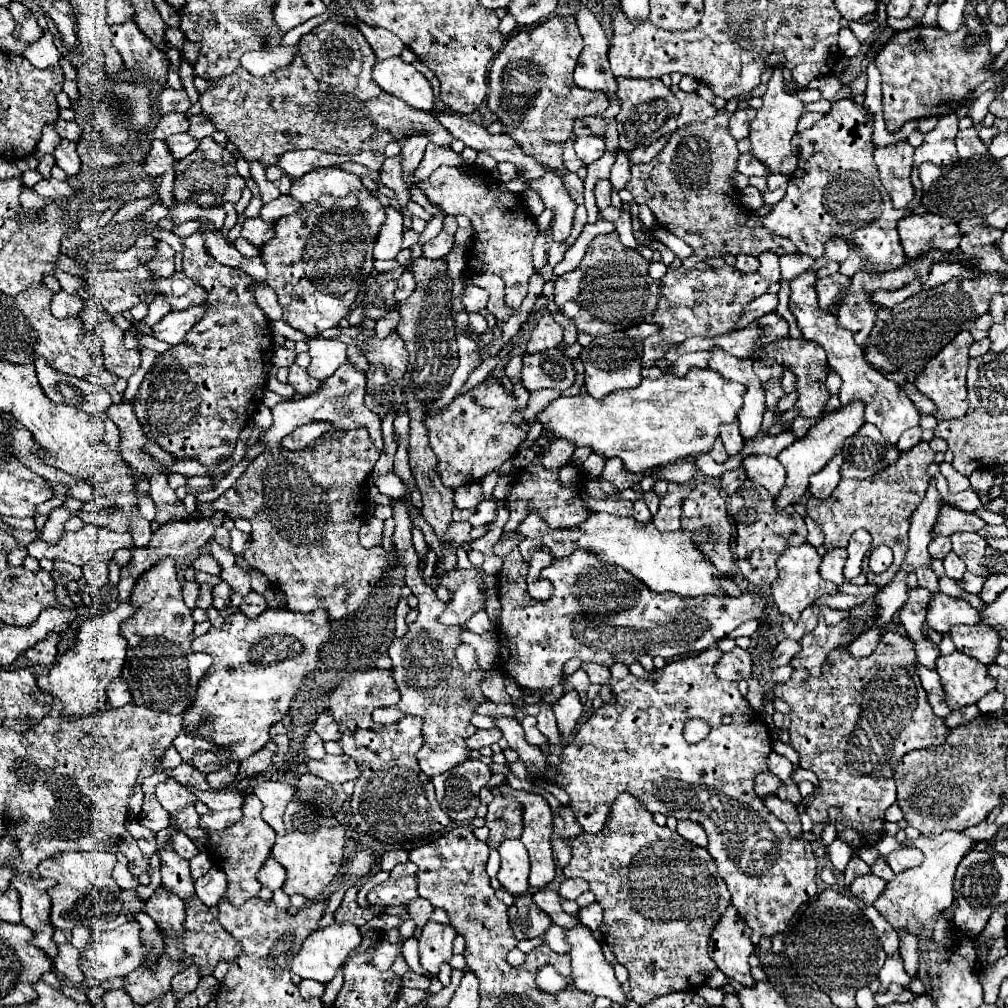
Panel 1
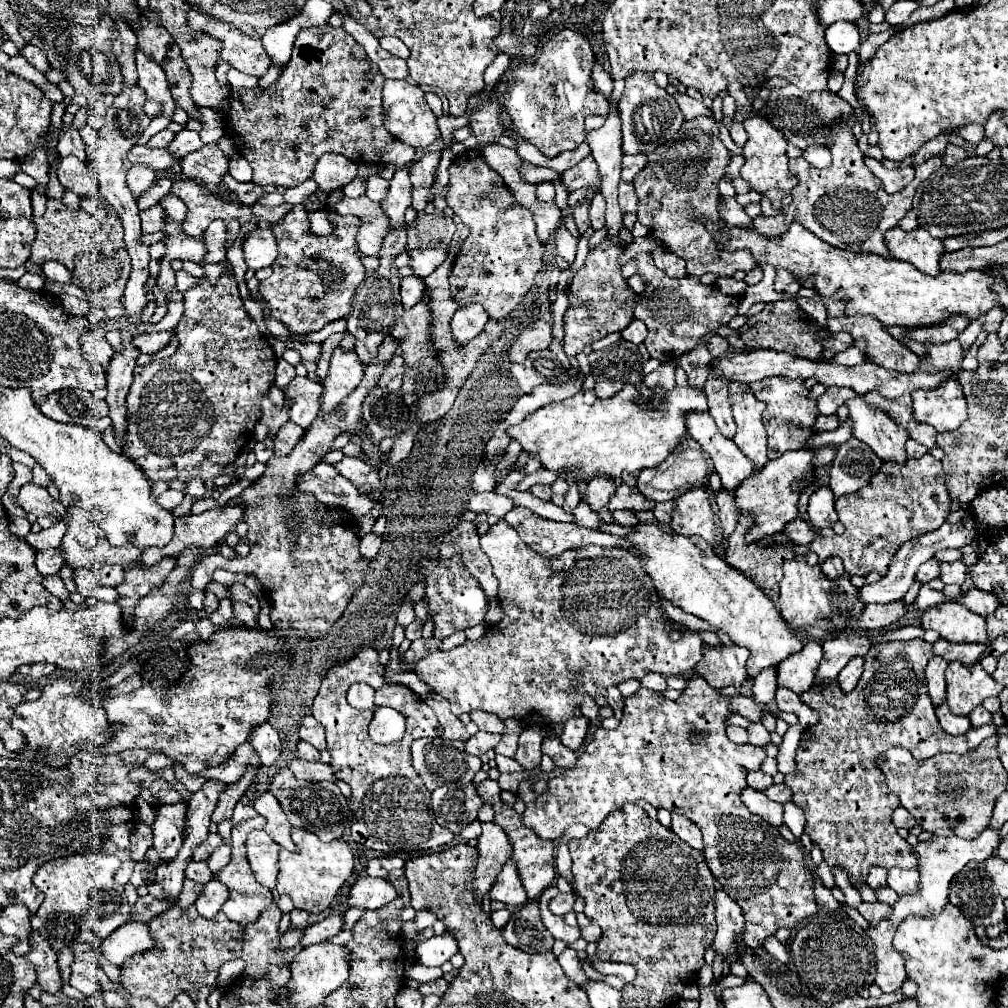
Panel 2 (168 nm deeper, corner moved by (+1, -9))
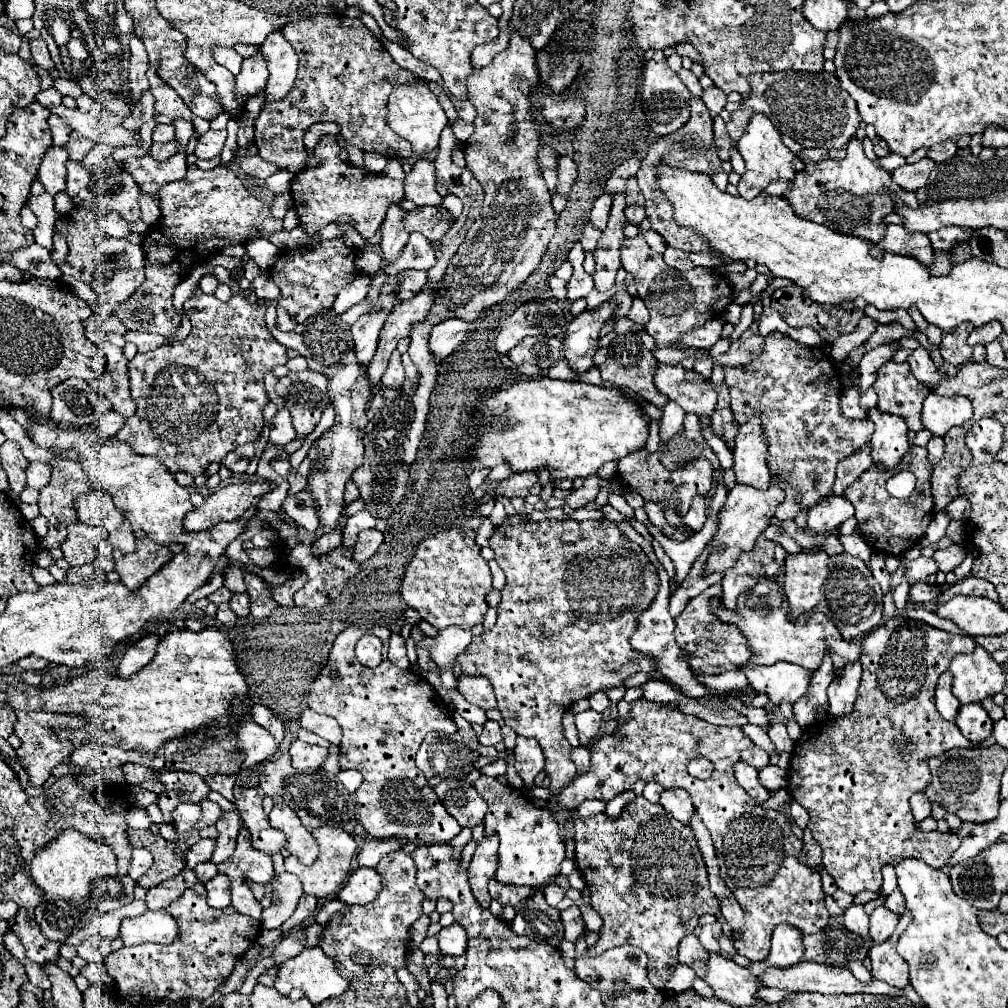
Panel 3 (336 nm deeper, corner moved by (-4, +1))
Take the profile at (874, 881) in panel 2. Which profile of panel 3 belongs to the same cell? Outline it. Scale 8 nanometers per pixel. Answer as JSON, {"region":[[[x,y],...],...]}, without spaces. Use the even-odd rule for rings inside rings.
{"region":[[[883,865],[883,887],[881,887],[881,891],[887,895],[887,893],[891,893],[895,887],[897,887],[897,877],[895,877],[895,869],[893,869],[893,865]]]}

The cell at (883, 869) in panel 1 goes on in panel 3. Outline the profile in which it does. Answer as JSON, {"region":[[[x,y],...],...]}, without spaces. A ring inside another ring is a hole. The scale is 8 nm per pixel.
{"region":[[[895,889],[891,895],[887,895],[885,907],[889,907],[893,913],[901,915],[905,911],[905,897],[903,897],[903,893],[899,893],[899,889]]]}

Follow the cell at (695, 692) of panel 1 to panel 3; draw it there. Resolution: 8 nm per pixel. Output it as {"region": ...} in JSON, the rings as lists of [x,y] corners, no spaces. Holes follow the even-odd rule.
{"region":[[[645,697],[637,699],[631,703],[631,717],[619,725],[613,733],[603,735],[597,743],[591,745],[591,767],[587,773],[577,775],[571,785],[565,785],[553,801],[553,813],[557,811],[573,811],[579,803],[585,799],[599,799],[599,801],[611,801],[623,791],[629,791],[633,783],[637,781],[655,781],[663,789],[673,789],[681,787],[685,789],[693,805],[697,809],[697,815],[709,829],[713,837],[713,845],[717,849],[717,859],[721,867],[721,877],[725,879],[727,887],[735,893],[737,903],[745,911],[745,927],[743,927],[743,937],[739,941],[733,941],[737,947],[737,953],[751,959],[751,961],[763,961],[769,955],[771,949],[771,933],[773,927],[779,923],[789,923],[799,927],[803,933],[819,933],[827,921],[829,921],[829,911],[825,907],[825,893],[821,889],[821,875],[799,863],[797,855],[803,847],[803,841],[799,841],[793,831],[791,831],[791,819],[773,809],[763,809],[755,801],[751,801],[749,793],[735,781],[735,763],[739,761],[739,753],[743,749],[749,749],[753,741],[745,735],[741,727],[723,727],[723,725],[711,725],[695,715],[685,715],[677,705],[667,705],[667,703],[655,703],[647,701]],[[695,757],[705,757],[713,763],[713,773],[709,779],[695,779],[687,771],[687,765]]]}

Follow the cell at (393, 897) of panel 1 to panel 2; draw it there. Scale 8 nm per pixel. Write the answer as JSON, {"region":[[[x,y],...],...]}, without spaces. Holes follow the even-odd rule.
{"region":[[[360,877],[348,893],[348,907],[360,907],[360,909],[380,909],[392,899],[396,899],[398,893],[386,879],[374,879],[374,877]]]}

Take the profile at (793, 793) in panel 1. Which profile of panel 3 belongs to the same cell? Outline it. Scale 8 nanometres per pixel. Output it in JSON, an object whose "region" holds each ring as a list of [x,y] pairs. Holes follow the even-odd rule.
{"region":[[[769,765],[767,769],[759,771],[759,781],[765,789],[769,791],[777,791],[781,787],[787,787],[787,771],[775,765]]]}

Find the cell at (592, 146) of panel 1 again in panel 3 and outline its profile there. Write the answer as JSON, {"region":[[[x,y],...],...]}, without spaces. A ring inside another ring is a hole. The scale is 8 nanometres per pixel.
{"region":[[[563,155],[559,159],[559,167],[557,167],[557,173],[559,173],[559,183],[557,183],[557,193],[559,195],[565,195],[573,189],[575,181],[577,181],[577,165],[571,157]]]}

